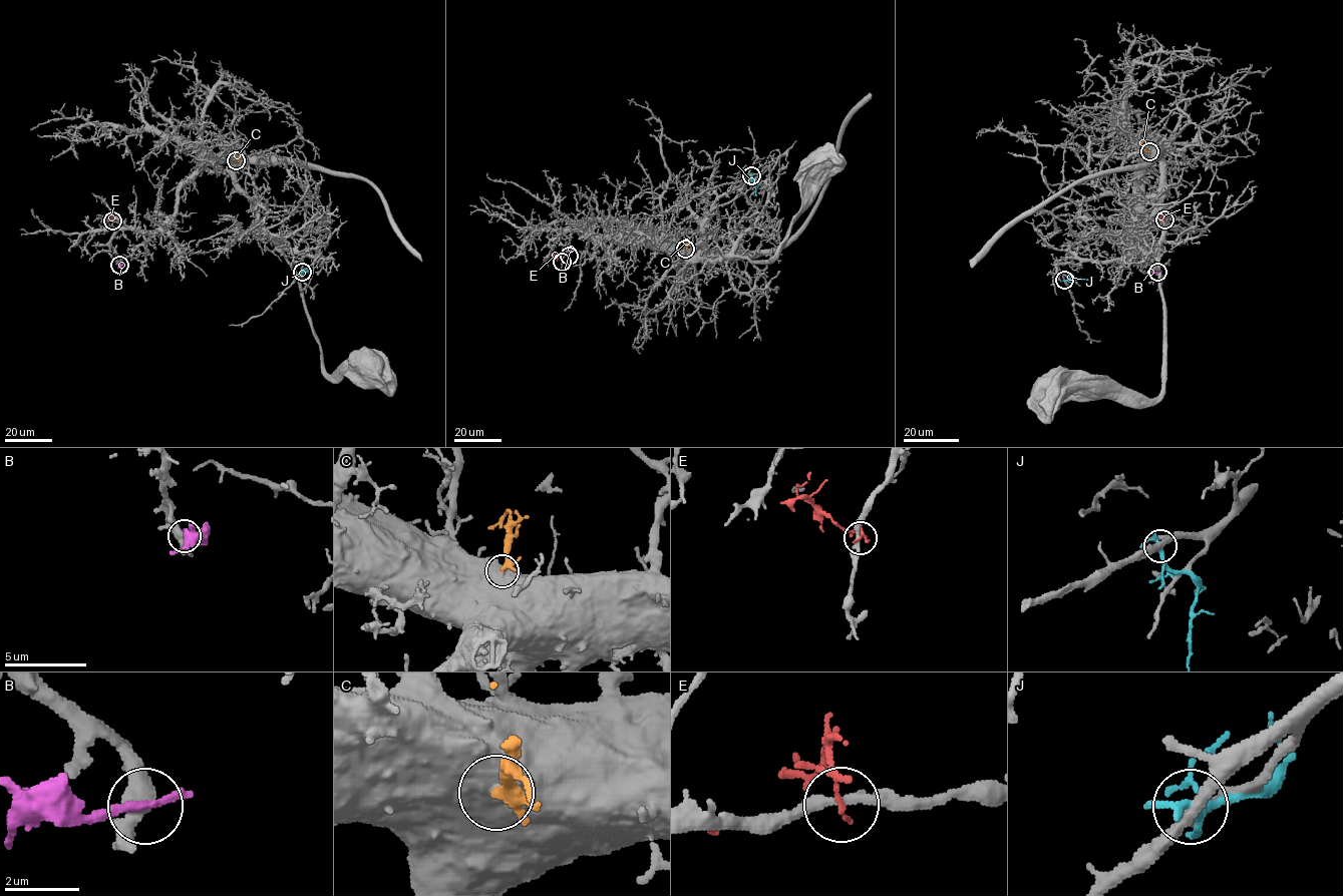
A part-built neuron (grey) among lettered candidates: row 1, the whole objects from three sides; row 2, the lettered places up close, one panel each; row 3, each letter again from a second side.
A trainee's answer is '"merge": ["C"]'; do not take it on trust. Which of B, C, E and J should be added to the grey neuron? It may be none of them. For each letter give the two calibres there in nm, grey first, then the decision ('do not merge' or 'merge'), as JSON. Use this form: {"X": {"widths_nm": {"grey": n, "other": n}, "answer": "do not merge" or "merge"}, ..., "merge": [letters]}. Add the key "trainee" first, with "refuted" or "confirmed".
{"trainee": "confirmed", "B": {"widths_nm": {"grey": 440, "other": 190}, "answer": "do not merge"}, "C": {"widths_nm": {"grey": 550, "other": 280}, "answer": "merge"}, "E": {"widths_nm": {"grey": 280, "other": 120}, "answer": "do not merge"}, "J": {"widths_nm": {"grey": 360, "other": 240}, "answer": "do not merge"}, "merge": ["C"]}

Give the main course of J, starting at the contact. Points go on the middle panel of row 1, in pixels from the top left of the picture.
J: (751, 175), (756, 181), (756, 195)

